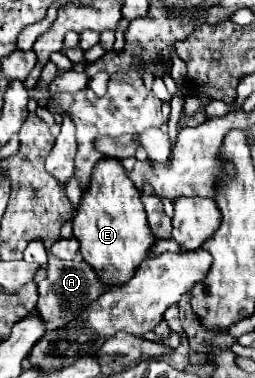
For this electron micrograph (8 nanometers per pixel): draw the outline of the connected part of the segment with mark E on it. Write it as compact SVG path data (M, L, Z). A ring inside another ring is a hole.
M103 157L95 165L89 187L81 195L73 217L73 235L81 245L83 259L97 269L97 273L101 273L105 283L129 281L137 265L141 265L141 261L147 257L149 245L155 241L155 237L145 217L141 193L123 169L121 159Z

